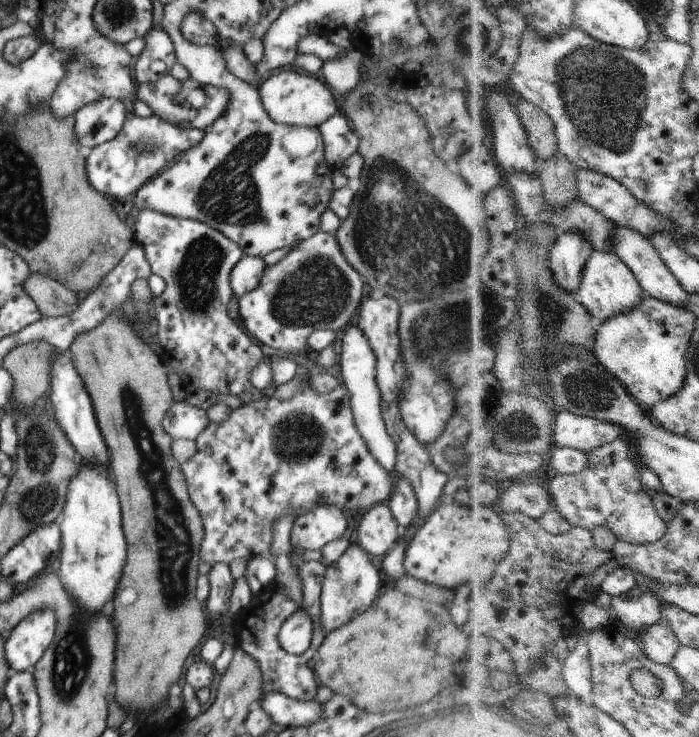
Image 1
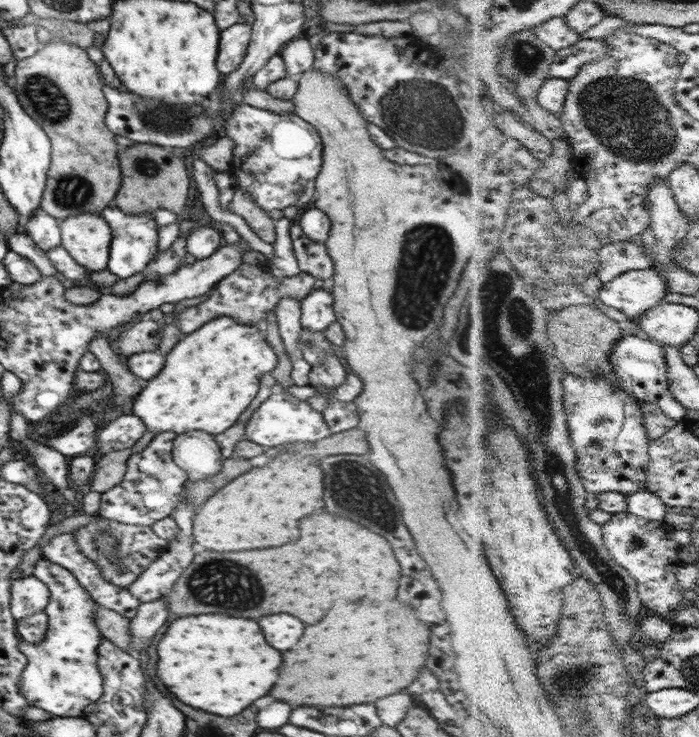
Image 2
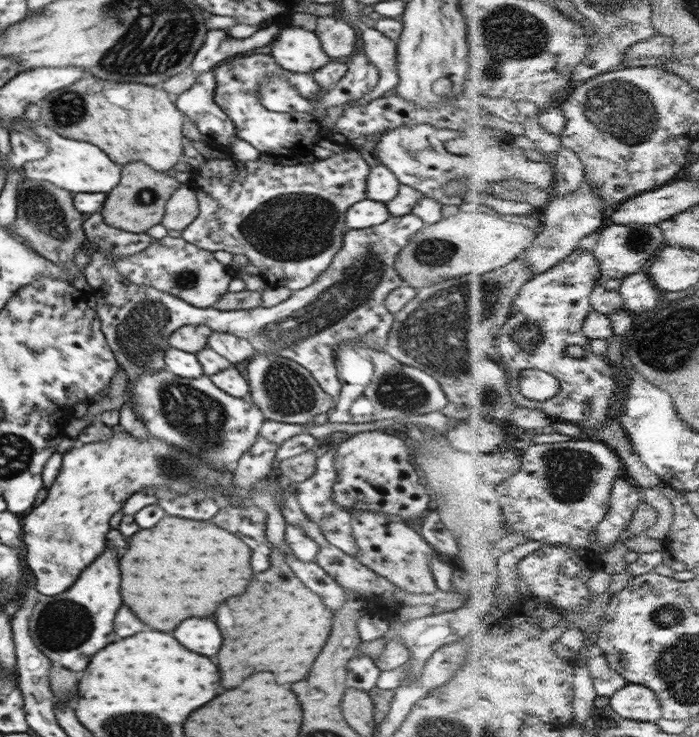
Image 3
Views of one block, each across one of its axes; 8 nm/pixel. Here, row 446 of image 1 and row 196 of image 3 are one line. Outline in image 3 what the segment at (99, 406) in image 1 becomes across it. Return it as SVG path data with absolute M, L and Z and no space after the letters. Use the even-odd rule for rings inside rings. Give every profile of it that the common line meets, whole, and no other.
M142 162L126 164L122 170L122 180L120 180L118 188L114 188L114 192L110 192L110 196L106 198L106 204L102 208L104 222L108 226L114 226L114 228L120 228L126 232L146 233L149 228L162 222L167 200L180 186L182 184L175 177L156 172Z

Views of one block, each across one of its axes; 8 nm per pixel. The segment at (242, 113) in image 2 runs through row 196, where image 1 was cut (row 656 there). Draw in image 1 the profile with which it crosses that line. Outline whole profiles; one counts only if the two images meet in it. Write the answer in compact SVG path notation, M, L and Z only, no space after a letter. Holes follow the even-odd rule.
M300 559L292 561L298 568L303 582L303 597L301 603L289 599L278 586L266 589L256 603L251 603L248 608L243 608L236 614L232 624L232 633L238 646L256 660L263 672L263 695L266 693L281 692L290 698L299 701L312 701L320 686L311 664L316 657L319 646L325 637L322 630L321 613L321 588L327 574L327 567L320 561L302 562ZM296 611L306 611L313 622L313 633L310 646L301 655L290 655L278 640L281 626Z

